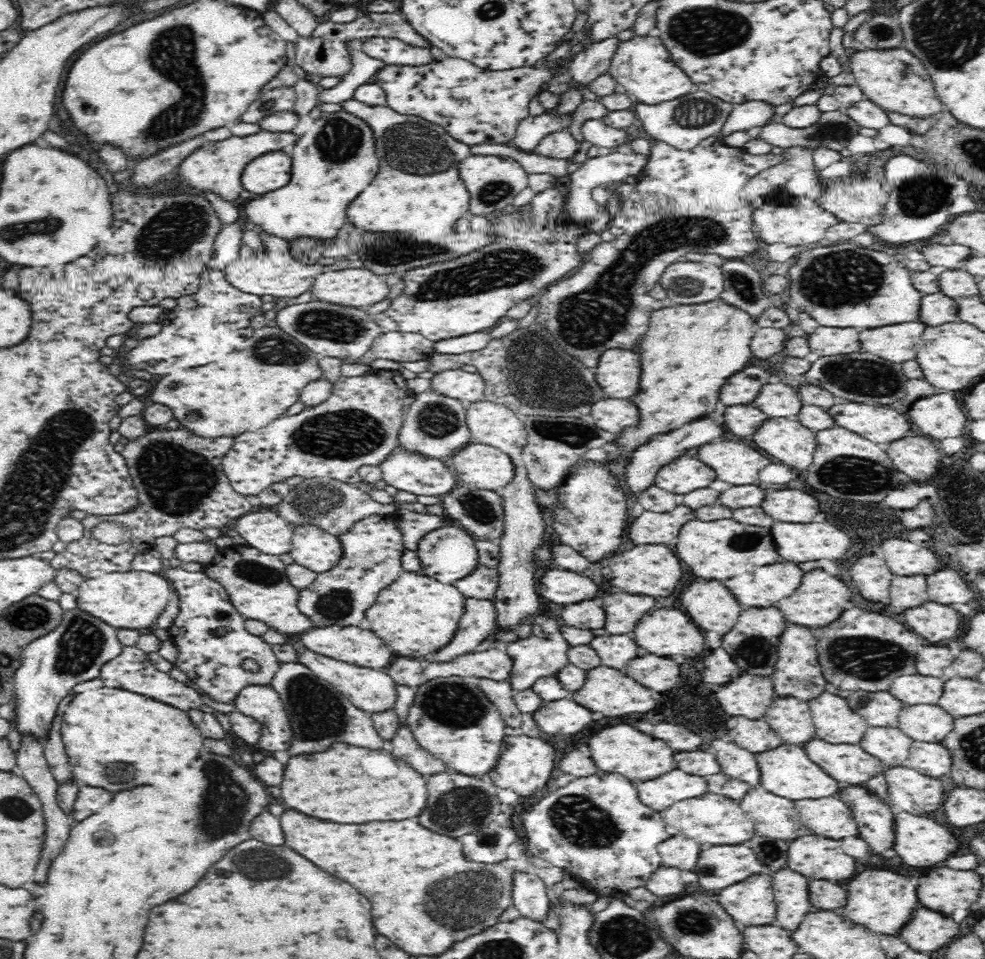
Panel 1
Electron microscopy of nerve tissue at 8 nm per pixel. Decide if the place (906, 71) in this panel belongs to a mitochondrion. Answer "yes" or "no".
yes

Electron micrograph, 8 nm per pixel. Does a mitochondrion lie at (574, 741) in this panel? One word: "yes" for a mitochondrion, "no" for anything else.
no

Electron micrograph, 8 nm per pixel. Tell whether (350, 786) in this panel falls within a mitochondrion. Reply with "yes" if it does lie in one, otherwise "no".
no

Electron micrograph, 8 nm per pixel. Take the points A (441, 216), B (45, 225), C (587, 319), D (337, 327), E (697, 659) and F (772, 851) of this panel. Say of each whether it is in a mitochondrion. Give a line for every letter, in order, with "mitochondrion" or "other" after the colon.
A: other
B: mitochondrion
C: mitochondrion
D: mitochondrion
E: other
F: mitochondrion

